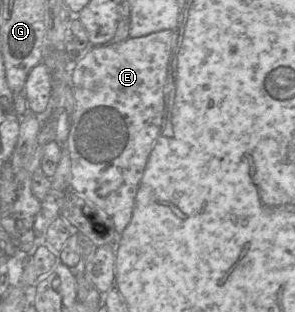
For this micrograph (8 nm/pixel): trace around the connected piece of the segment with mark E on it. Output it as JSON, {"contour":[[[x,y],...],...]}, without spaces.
{"contour":[[[166,29],[150,33],[148,35],[131,38],[121,42],[110,42],[106,45],[91,46],[81,59],[75,62],[71,74],[71,86],[73,88],[75,109],[73,122],[70,127],[69,136],[63,147],[69,153],[71,161],[71,183],[70,188],[81,196],[86,202],[91,202],[94,206],[103,210],[113,221],[114,228],[118,234],[129,226],[133,217],[136,204],[137,193],[145,172],[148,159],[153,146],[159,136],[164,118],[165,91],[168,78],[168,72],[174,52],[175,31]]]}

